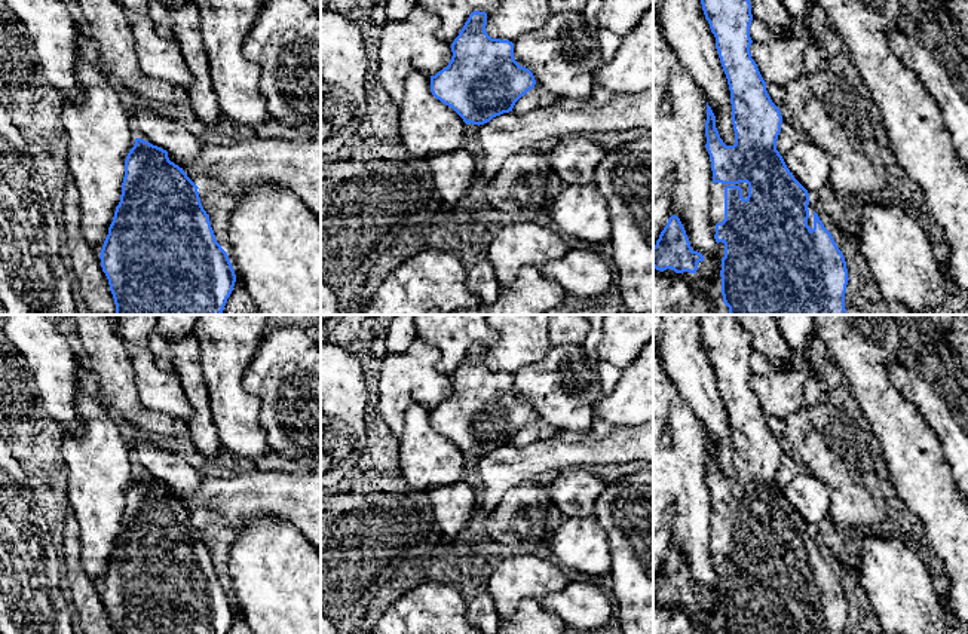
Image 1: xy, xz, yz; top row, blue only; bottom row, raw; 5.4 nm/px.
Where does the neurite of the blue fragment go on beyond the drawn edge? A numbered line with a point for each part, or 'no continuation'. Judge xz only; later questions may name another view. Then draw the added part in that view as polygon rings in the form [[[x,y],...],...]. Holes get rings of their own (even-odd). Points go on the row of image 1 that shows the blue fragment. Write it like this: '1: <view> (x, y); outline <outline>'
no continuation

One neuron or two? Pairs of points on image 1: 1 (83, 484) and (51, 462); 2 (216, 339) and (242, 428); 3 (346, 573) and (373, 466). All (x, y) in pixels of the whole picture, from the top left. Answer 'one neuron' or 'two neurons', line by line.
1: two neurons
2: one neuron
3: one neuron

